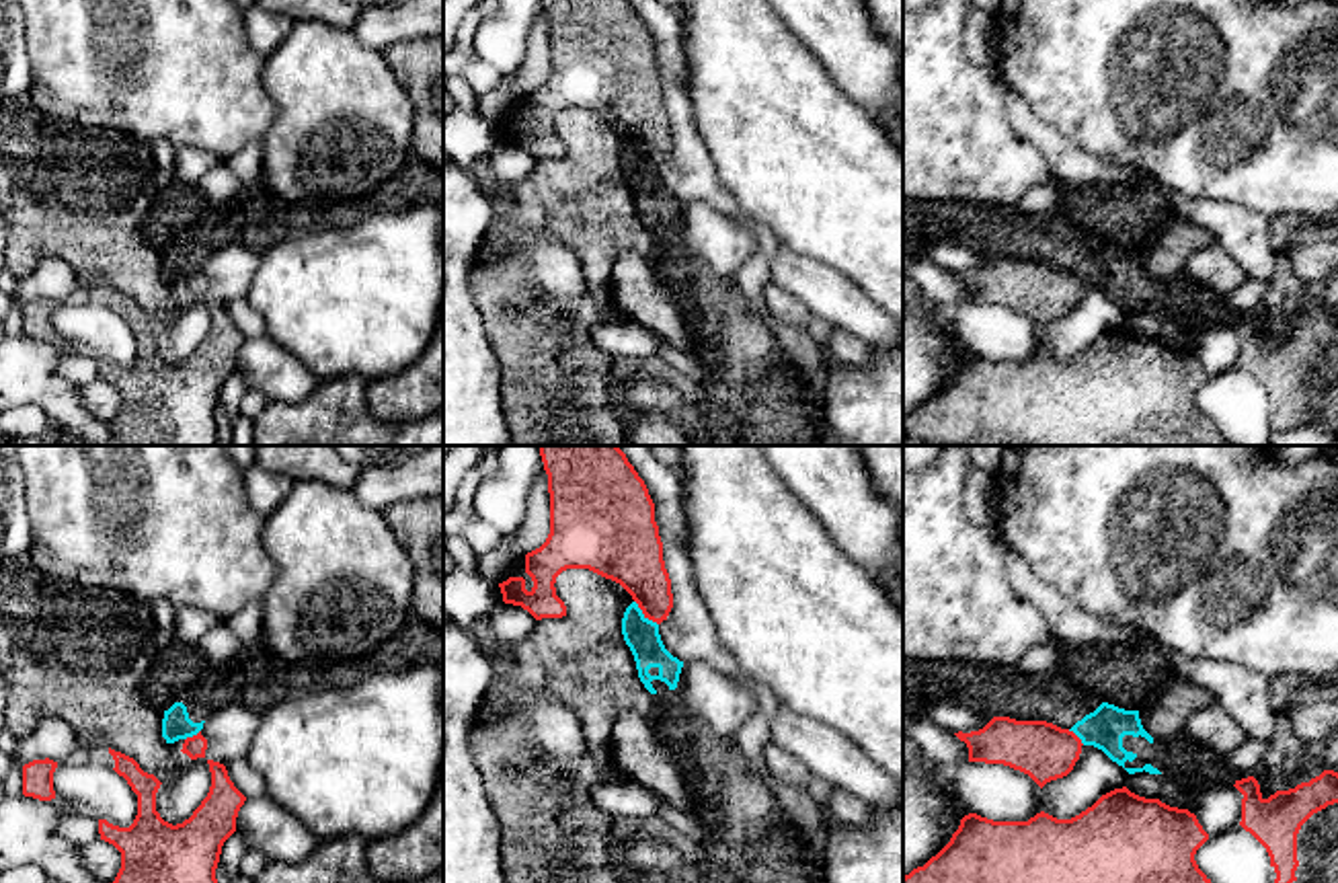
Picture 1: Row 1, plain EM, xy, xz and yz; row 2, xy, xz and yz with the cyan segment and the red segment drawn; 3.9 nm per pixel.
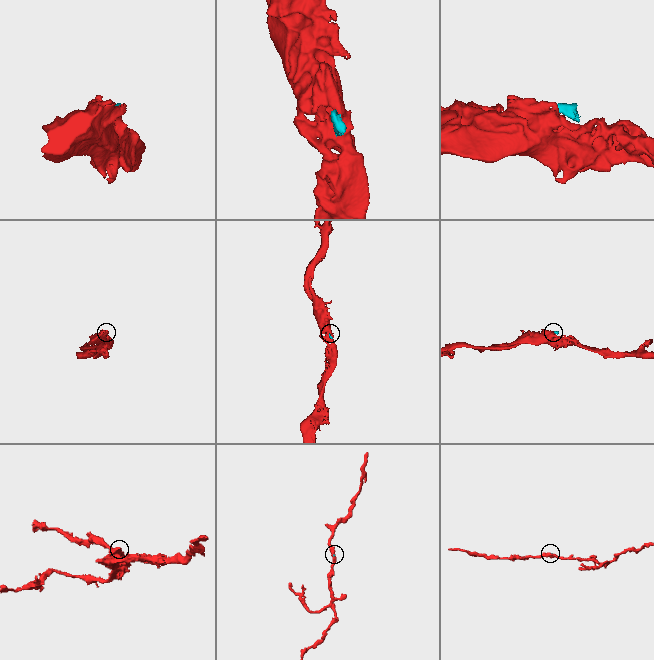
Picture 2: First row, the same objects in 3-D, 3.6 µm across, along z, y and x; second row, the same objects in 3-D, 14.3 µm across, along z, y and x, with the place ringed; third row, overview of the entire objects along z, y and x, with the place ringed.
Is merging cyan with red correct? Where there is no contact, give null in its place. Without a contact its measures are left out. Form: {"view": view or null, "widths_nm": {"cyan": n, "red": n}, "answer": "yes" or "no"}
{"view": "xz", "widths_nm": {"cyan": 140, "red": 260}, "answer": "no"}

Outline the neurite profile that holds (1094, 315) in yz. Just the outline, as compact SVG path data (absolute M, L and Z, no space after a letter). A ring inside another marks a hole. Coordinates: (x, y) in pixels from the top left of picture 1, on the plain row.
M1084 285L1077 306L1040 329L1042 351L1057 359L1071 359L1102 335L1127 327L1127 316L1129 312L1102 290Z

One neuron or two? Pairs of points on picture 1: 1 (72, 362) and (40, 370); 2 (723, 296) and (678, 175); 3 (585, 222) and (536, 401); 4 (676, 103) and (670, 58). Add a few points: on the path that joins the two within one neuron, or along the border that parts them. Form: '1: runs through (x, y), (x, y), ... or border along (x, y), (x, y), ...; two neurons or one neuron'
1: border along (66, 352), (56, 370), (79, 385); two neurons
2: border along (731, 284), (737, 304); two neurons
3: runs through (596, 267), (596, 298), (551, 343), (551, 356); one neuron
4: border along (659, 64), (667, 79), (684, 87); two neurons

